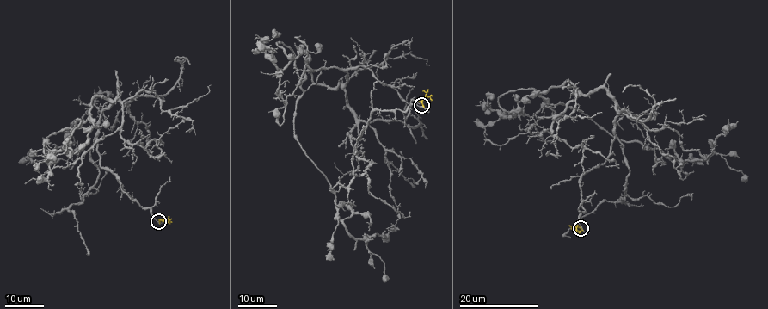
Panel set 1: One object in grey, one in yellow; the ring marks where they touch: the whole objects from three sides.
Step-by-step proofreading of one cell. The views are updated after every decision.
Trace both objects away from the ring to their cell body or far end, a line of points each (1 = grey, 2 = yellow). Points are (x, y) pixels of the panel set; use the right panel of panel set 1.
1: (581, 228), (580, 182), (605, 161), (619, 109), (603, 87), (539, 94), (678, 160), (703, 160), (728, 132)
2: (581, 228), (570, 225)

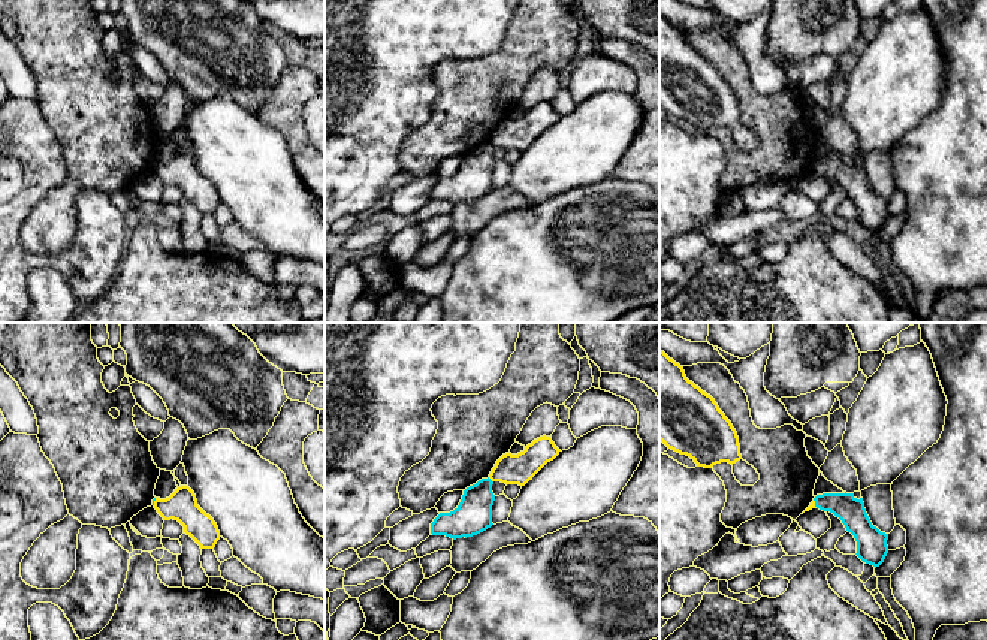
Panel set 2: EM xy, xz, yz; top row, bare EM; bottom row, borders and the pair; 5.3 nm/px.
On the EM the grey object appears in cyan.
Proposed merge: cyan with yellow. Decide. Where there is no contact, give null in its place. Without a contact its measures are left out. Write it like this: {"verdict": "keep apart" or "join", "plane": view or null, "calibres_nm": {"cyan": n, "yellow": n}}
{"verdict": "keep apart", "plane": "xz", "calibres_nm": {"cyan": 190, "yellow": 160}}

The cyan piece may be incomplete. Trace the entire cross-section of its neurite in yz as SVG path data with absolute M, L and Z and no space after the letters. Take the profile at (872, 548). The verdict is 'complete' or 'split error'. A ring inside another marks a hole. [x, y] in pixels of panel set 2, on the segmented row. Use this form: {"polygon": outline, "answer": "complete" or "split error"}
{"polygon": "M822 493L814 498L815 507L830 511L842 520L846 531L857 541L857 556L866 562L879 567L888 553L888 534L881 532L872 525L863 498L857 499L854 493Z", "answer": "complete"}

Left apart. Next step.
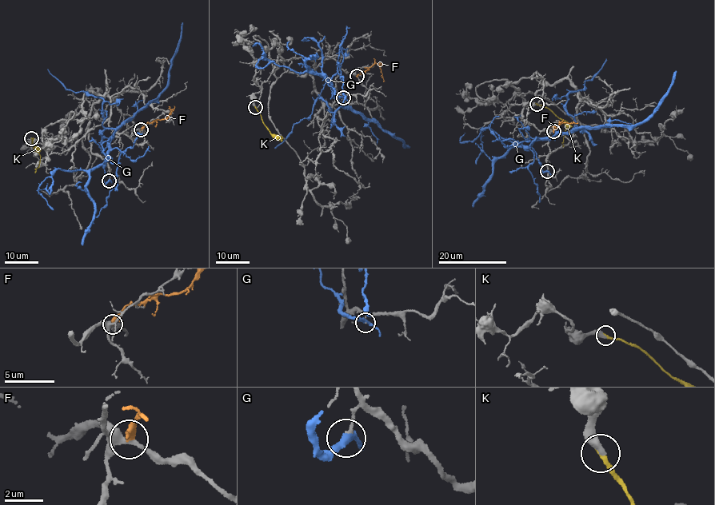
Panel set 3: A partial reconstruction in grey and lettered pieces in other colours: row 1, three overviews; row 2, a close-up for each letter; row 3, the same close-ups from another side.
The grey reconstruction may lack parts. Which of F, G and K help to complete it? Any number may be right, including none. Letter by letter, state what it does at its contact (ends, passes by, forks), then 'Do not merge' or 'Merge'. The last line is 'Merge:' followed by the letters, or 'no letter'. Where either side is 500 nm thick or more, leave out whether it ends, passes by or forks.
F: It ends there. Do not merge
G: It passes by. Do not merge
K: It ends there. Merge
Merge: K

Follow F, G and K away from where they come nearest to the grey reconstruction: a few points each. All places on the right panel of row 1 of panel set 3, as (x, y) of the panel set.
F: (553, 131), (555, 127), (557, 128), (553, 127), (561, 123), (577, 122)
G: (547, 171), (541, 169), (533, 143), (589, 127), (629, 128), (652, 113), (677, 71)
K: (537, 104), (547, 107), (564, 121), (566, 127), (563, 147)

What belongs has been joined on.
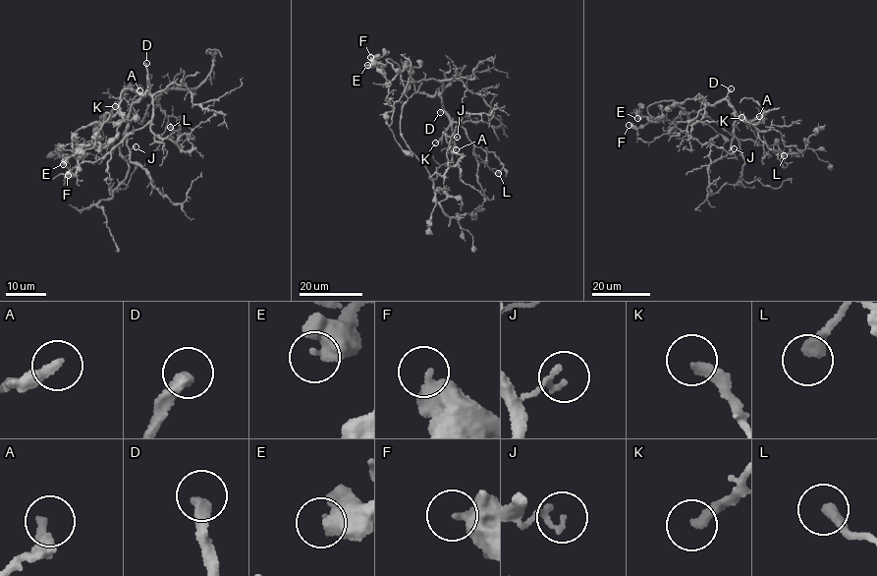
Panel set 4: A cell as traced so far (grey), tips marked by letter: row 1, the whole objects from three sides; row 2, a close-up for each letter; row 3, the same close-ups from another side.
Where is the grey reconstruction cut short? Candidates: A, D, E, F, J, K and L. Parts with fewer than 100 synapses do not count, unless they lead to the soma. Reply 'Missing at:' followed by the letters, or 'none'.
Missing at: D

